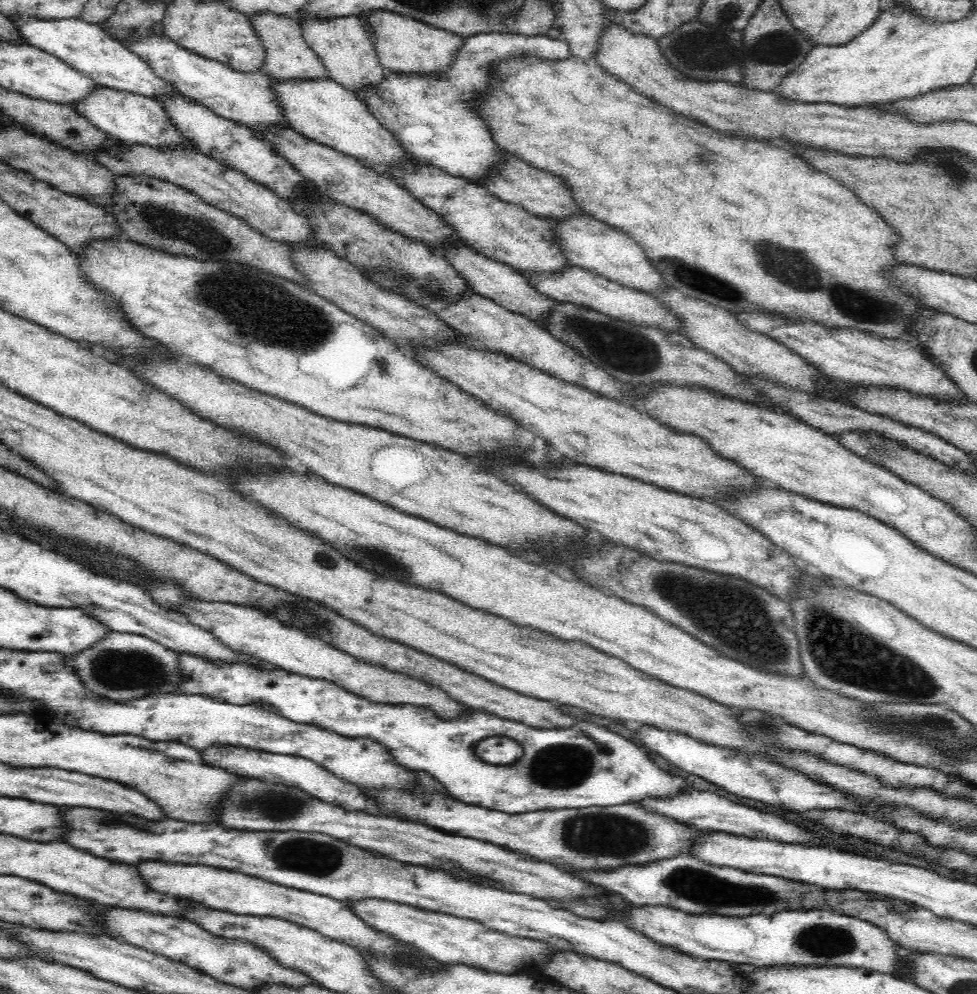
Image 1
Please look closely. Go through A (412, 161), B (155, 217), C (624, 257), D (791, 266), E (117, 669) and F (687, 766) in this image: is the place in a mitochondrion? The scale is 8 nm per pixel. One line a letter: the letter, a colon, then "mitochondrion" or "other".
A: other
B: mitochondrion
C: other
D: mitochondrion
E: mitochondrion
F: other

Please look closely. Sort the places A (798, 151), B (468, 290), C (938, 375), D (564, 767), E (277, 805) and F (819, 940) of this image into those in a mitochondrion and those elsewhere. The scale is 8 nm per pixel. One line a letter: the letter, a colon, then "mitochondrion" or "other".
A: other
B: other
C: other
D: mitochondrion
E: mitochondrion
F: mitochondrion

